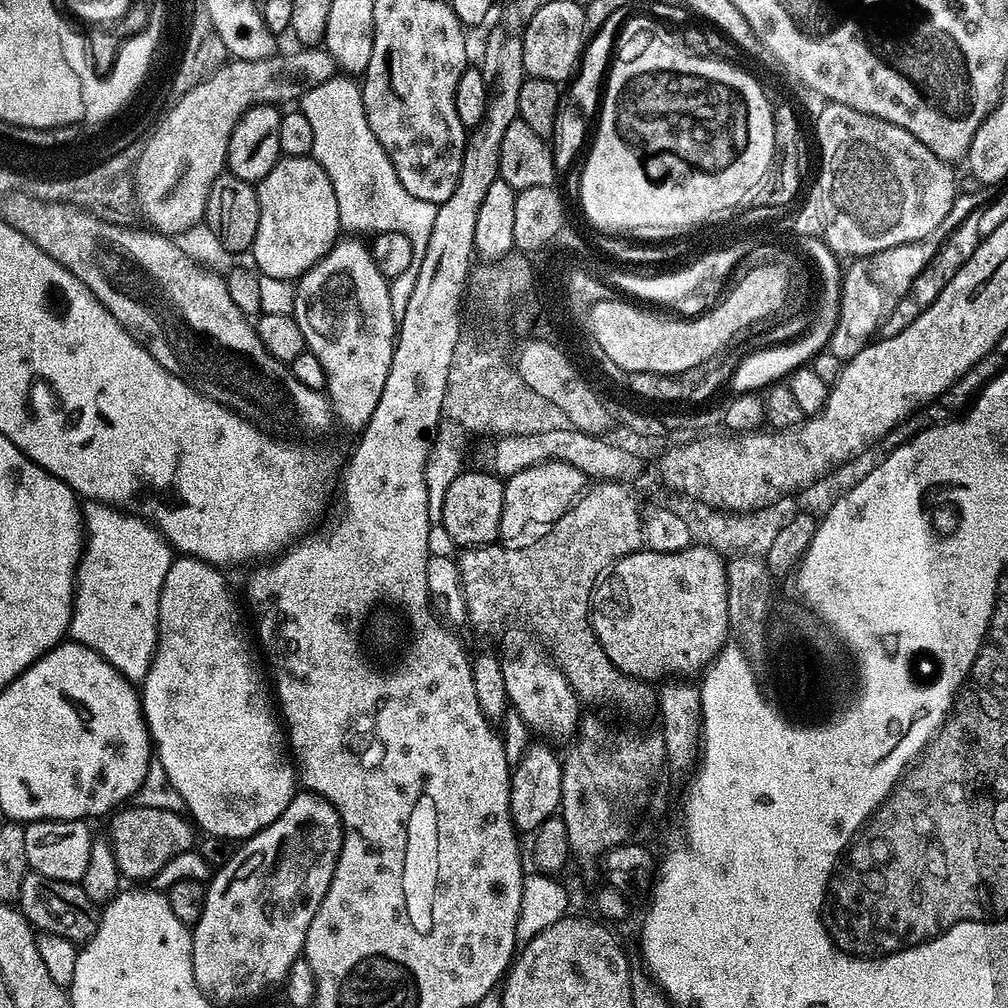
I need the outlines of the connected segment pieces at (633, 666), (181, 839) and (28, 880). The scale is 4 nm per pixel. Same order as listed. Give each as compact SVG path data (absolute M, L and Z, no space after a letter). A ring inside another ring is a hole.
M698 544L674 553L631 552L597 583L590 615L606 658L619 672L645 682L663 681L666 674L699 673L730 640L725 557Z
M124 806L112 818L110 843L114 850L114 858L118 862L118 870L125 881L151 881L158 874L158 870L162 870L166 862L170 862L170 858L193 847L194 824L187 815L170 810Z
M31 870L22 878L18 907L33 929L68 939L77 946L88 941L96 933L96 926L100 923L97 901L90 899L79 883L46 878Z

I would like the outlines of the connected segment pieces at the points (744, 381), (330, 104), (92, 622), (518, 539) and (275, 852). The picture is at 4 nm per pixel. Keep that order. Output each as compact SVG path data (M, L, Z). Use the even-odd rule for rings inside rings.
M806 236L803 237L802 244L804 244L805 252L816 264L822 280L822 298L816 318L813 317L806 332L799 336L799 338L783 344L769 346L742 360L728 381L728 386L732 388L731 391L735 395L752 391L760 392L775 383L783 381L795 372L797 368L807 365L812 357L816 356L820 351L823 351L833 336L834 327L837 326L838 314L840 313L841 286L843 284L841 261L839 257L833 254L823 237Z
M337 74L331 80L322 82L322 86L314 86L314 90L310 90L305 96L300 97L298 111L306 114L306 119L310 121L310 127L314 129L314 146L311 157L320 163L322 170L326 170L326 178L330 178L330 186L334 186L334 198L338 198L338 218L341 229L348 234L364 234L360 232L379 234L393 231L406 234L411 239L414 246L414 258L411 260L410 266L402 274L393 277L389 283L391 310L398 320L406 312L407 300L409 300L411 291L415 287L415 281L418 279L421 260L425 257L425 246L429 241L430 230L434 226L437 208L435 204L410 194L402 182L398 181L398 174L394 170L386 150L382 150L378 138L374 138L374 130L370 130L370 122L366 120L366 106L361 85L357 81L355 84L352 80L355 79L344 74ZM343 120L358 120L360 123L360 128L349 130L348 136L352 140L346 141L345 144L342 137L331 136L328 133L338 131Z
M88 502L83 505L82 515L86 539L80 564L75 568L76 590L72 601L72 621L68 627L71 639L95 650L128 680L142 682L150 670L160 637L158 606L162 598L162 582L166 582L166 570L170 570L174 559L174 549L153 524L131 511L114 508L110 504Z
M547 460L507 477L504 480L499 543L513 548L526 546L530 543L528 532L551 528L554 521L562 518L562 514L576 503L585 488L586 478L582 470L561 460Z
M300 790L270 826L249 836L225 864L215 869L206 884L208 893L206 906L202 906L202 918L198 918L191 929L194 978L204 996L217 1005L244 1004L283 985L290 966L301 959L306 930L310 930L310 922L314 914L318 914L326 890L330 890L330 878L334 878L334 866L343 841L344 827L338 810L334 810L329 800Z

